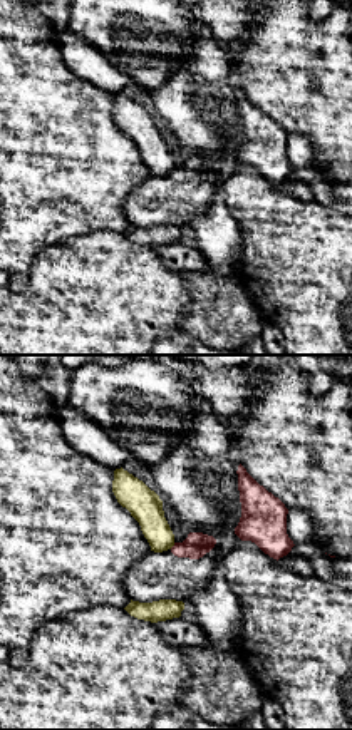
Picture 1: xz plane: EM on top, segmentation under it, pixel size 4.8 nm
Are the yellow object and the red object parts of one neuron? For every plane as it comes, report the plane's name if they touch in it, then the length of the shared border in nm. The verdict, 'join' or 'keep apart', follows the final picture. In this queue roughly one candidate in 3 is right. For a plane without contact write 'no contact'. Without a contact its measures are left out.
contact in xz; length 40 nm

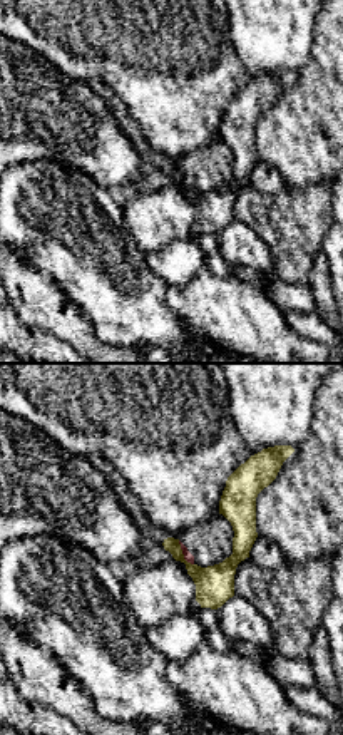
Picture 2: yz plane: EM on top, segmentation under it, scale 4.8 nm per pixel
contact in yz; length 140 nm

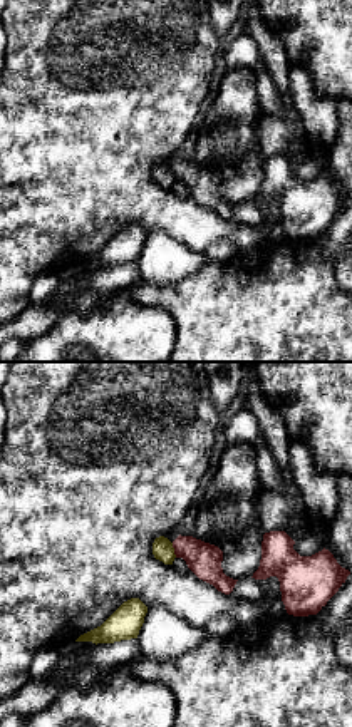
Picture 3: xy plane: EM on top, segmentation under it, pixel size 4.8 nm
contact in xy; length 80 nm

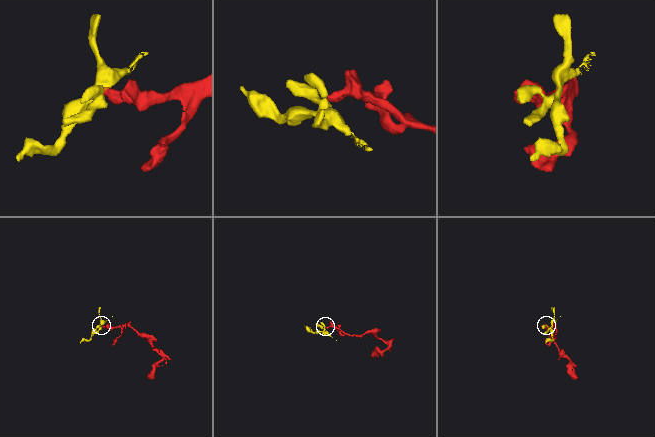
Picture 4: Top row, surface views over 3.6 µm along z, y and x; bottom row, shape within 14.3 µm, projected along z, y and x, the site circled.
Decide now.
keep apart

